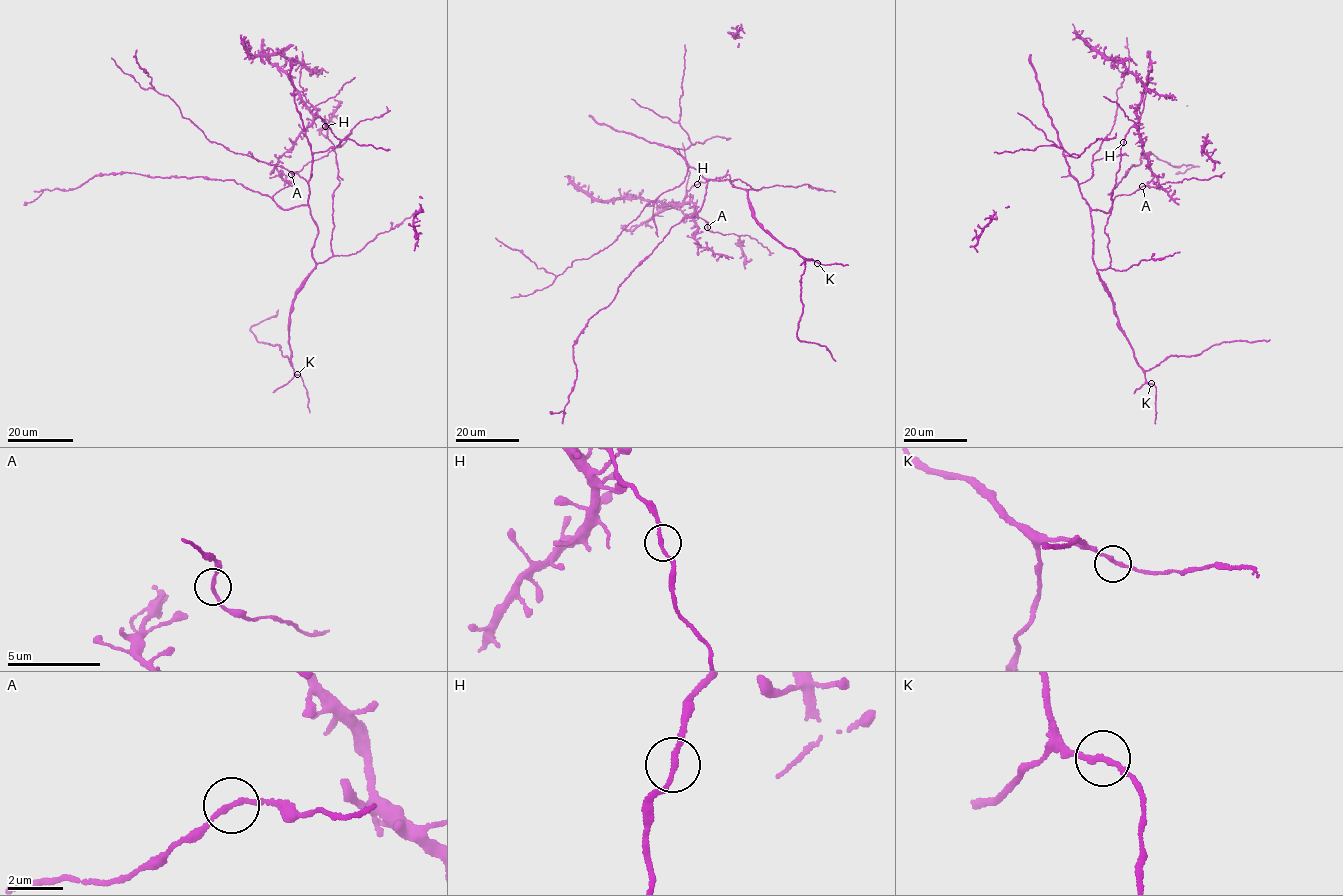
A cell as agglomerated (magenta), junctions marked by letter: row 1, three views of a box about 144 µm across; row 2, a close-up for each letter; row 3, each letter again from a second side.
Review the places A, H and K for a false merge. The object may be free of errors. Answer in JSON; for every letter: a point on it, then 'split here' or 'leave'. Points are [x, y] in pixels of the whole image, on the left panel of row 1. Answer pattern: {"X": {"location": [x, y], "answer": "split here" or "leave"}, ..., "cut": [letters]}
{"A": {"location": [291, 174], "answer": "leave"}, "H": {"location": [325, 126], "answer": "leave"}, "K": {"location": [297, 374], "answer": "leave"}, "cut": []}

